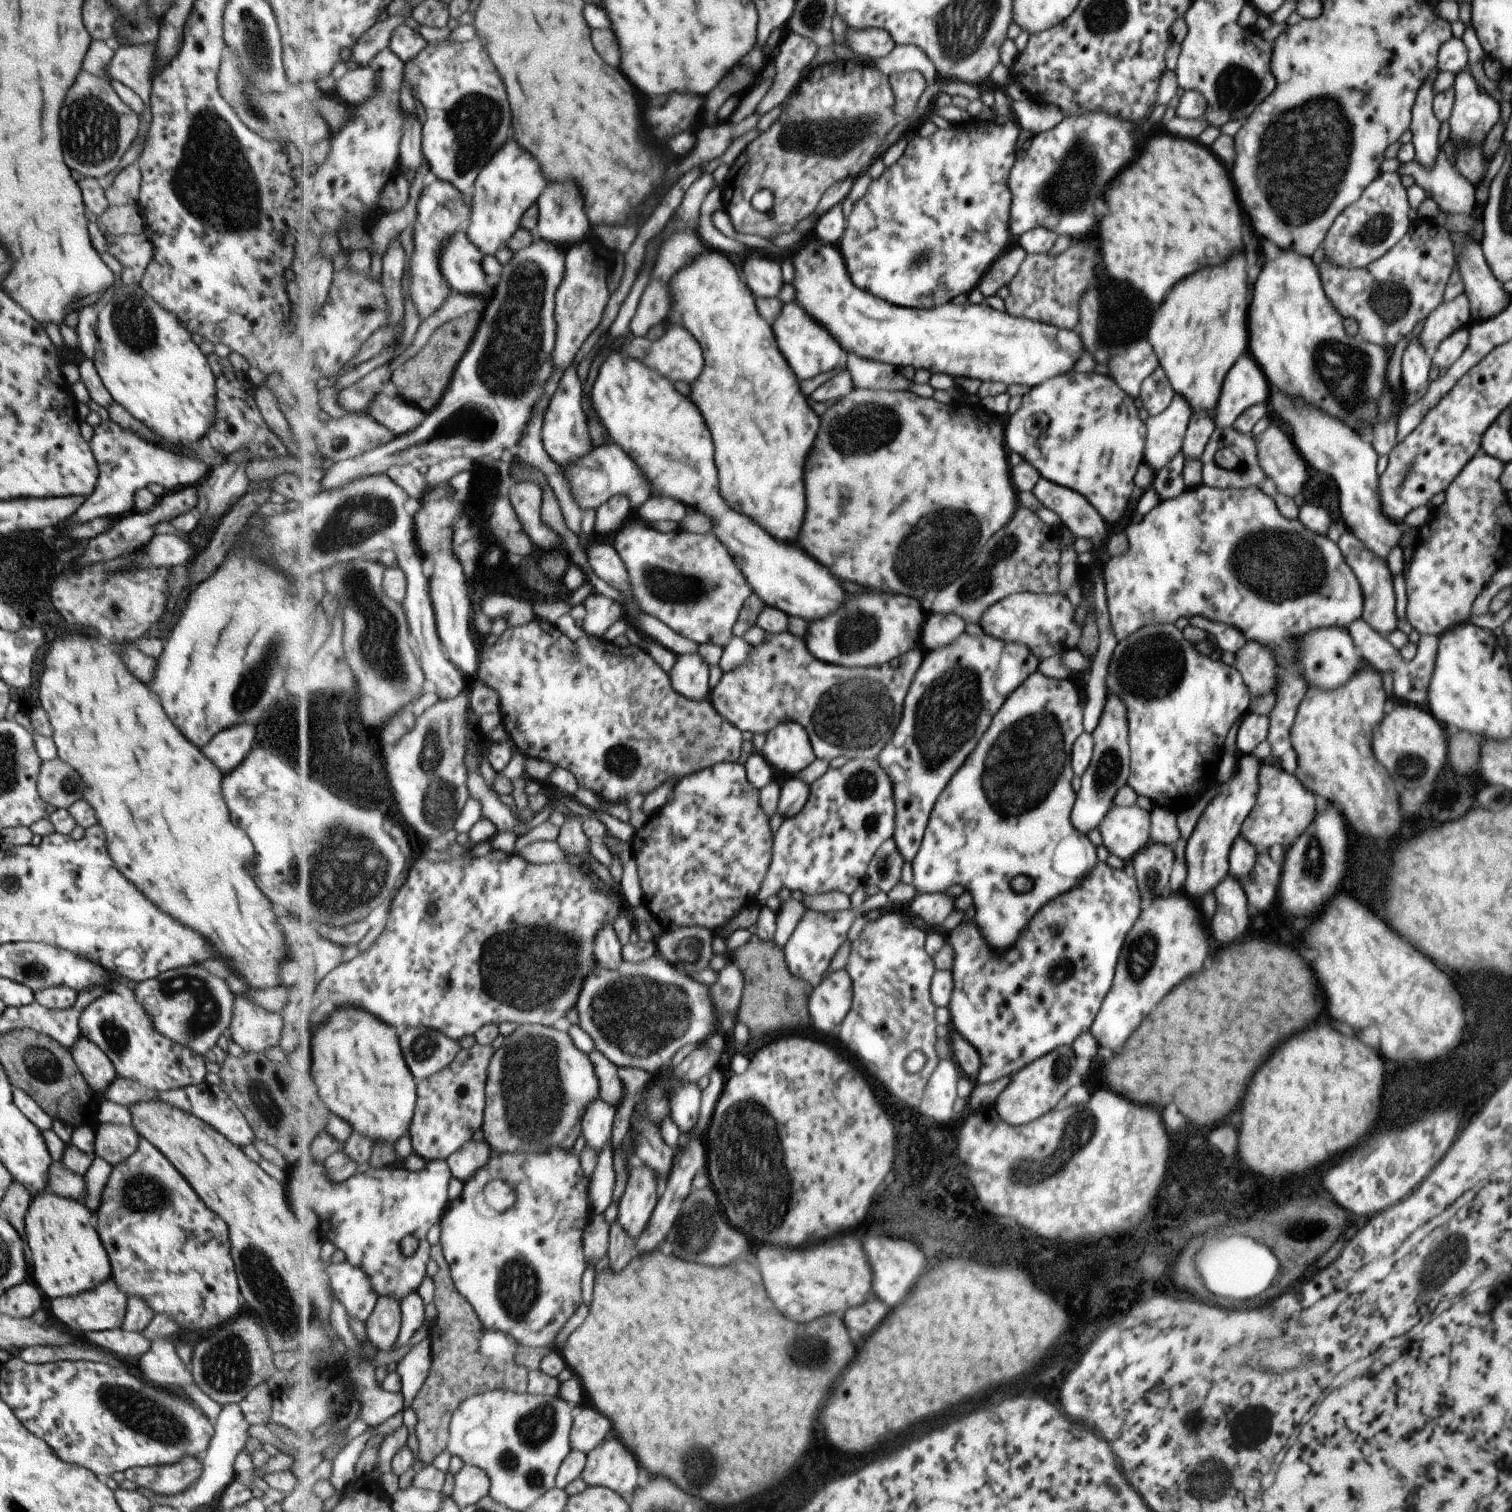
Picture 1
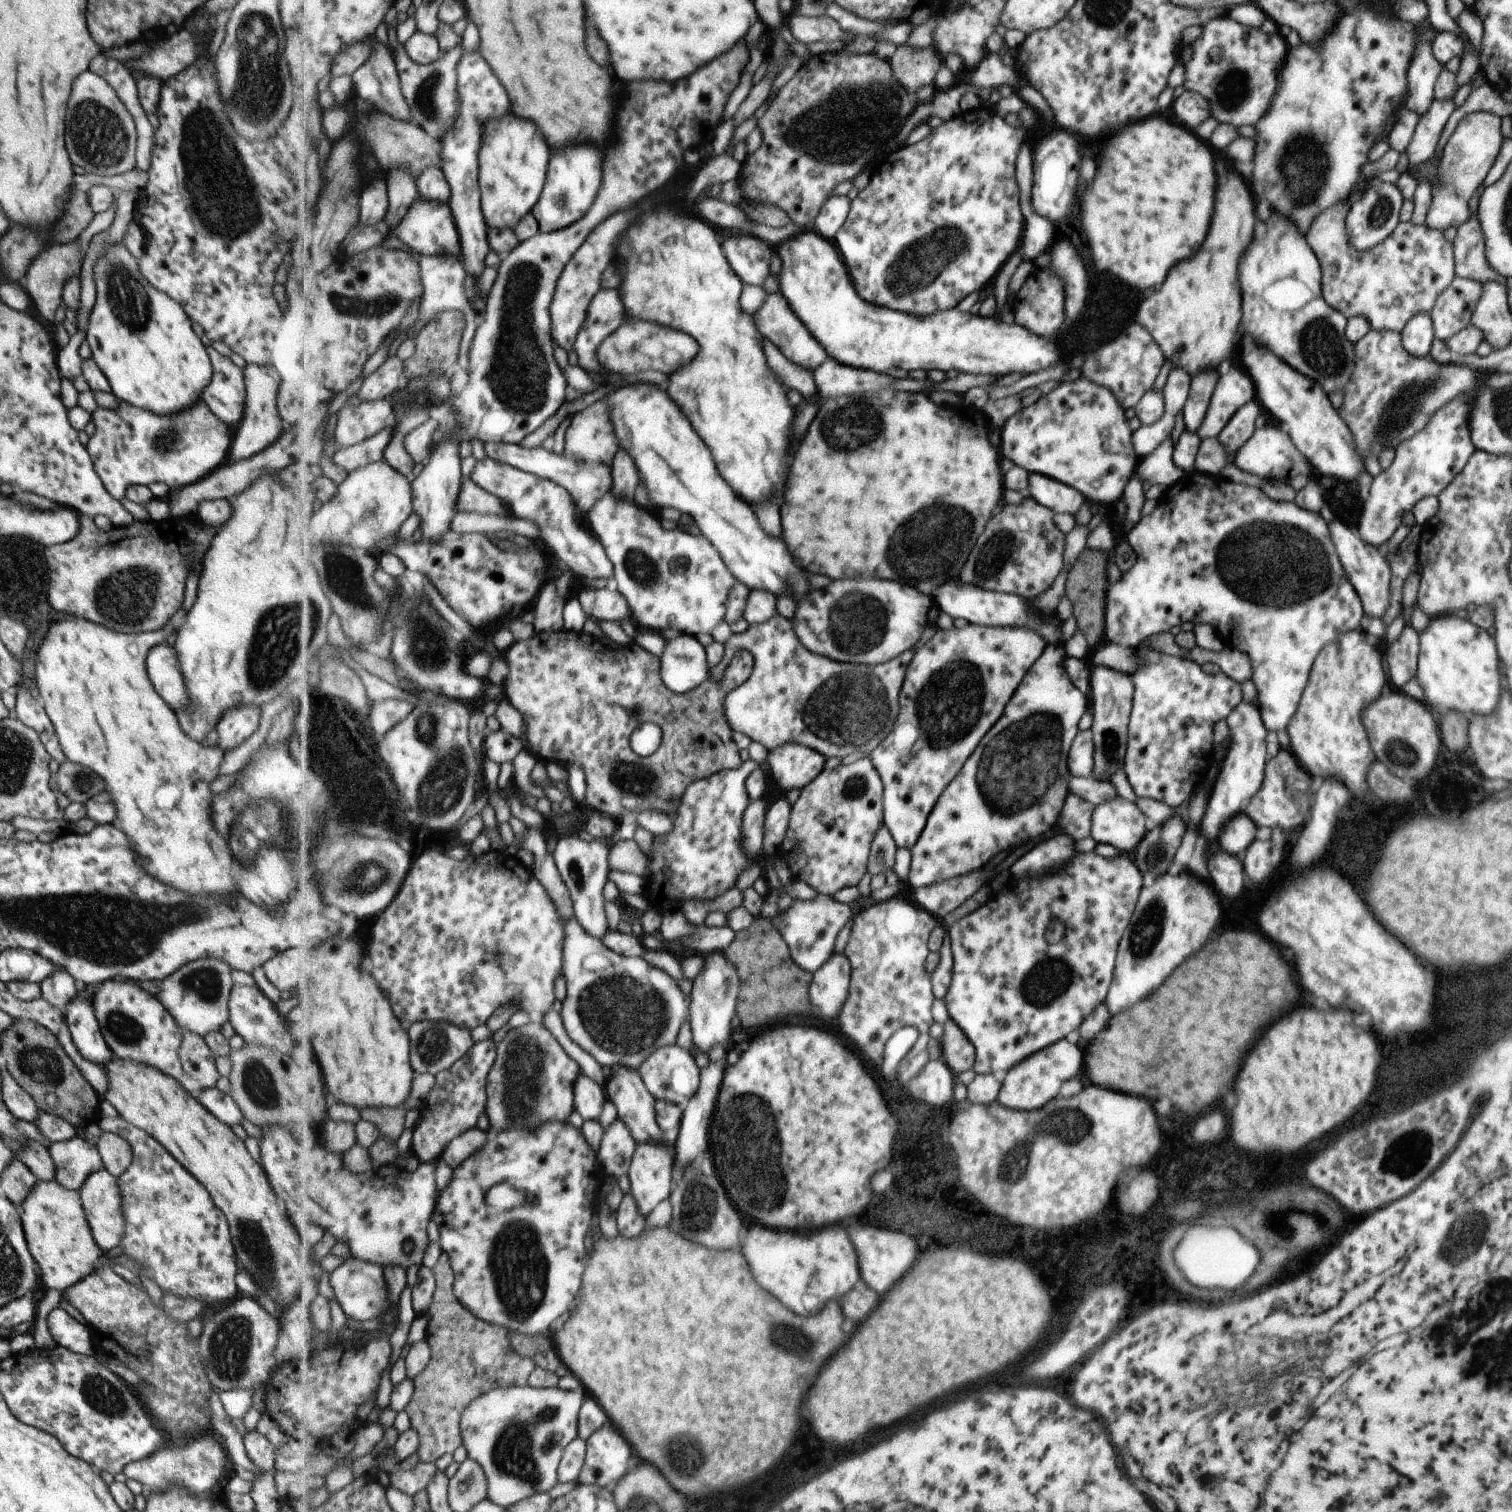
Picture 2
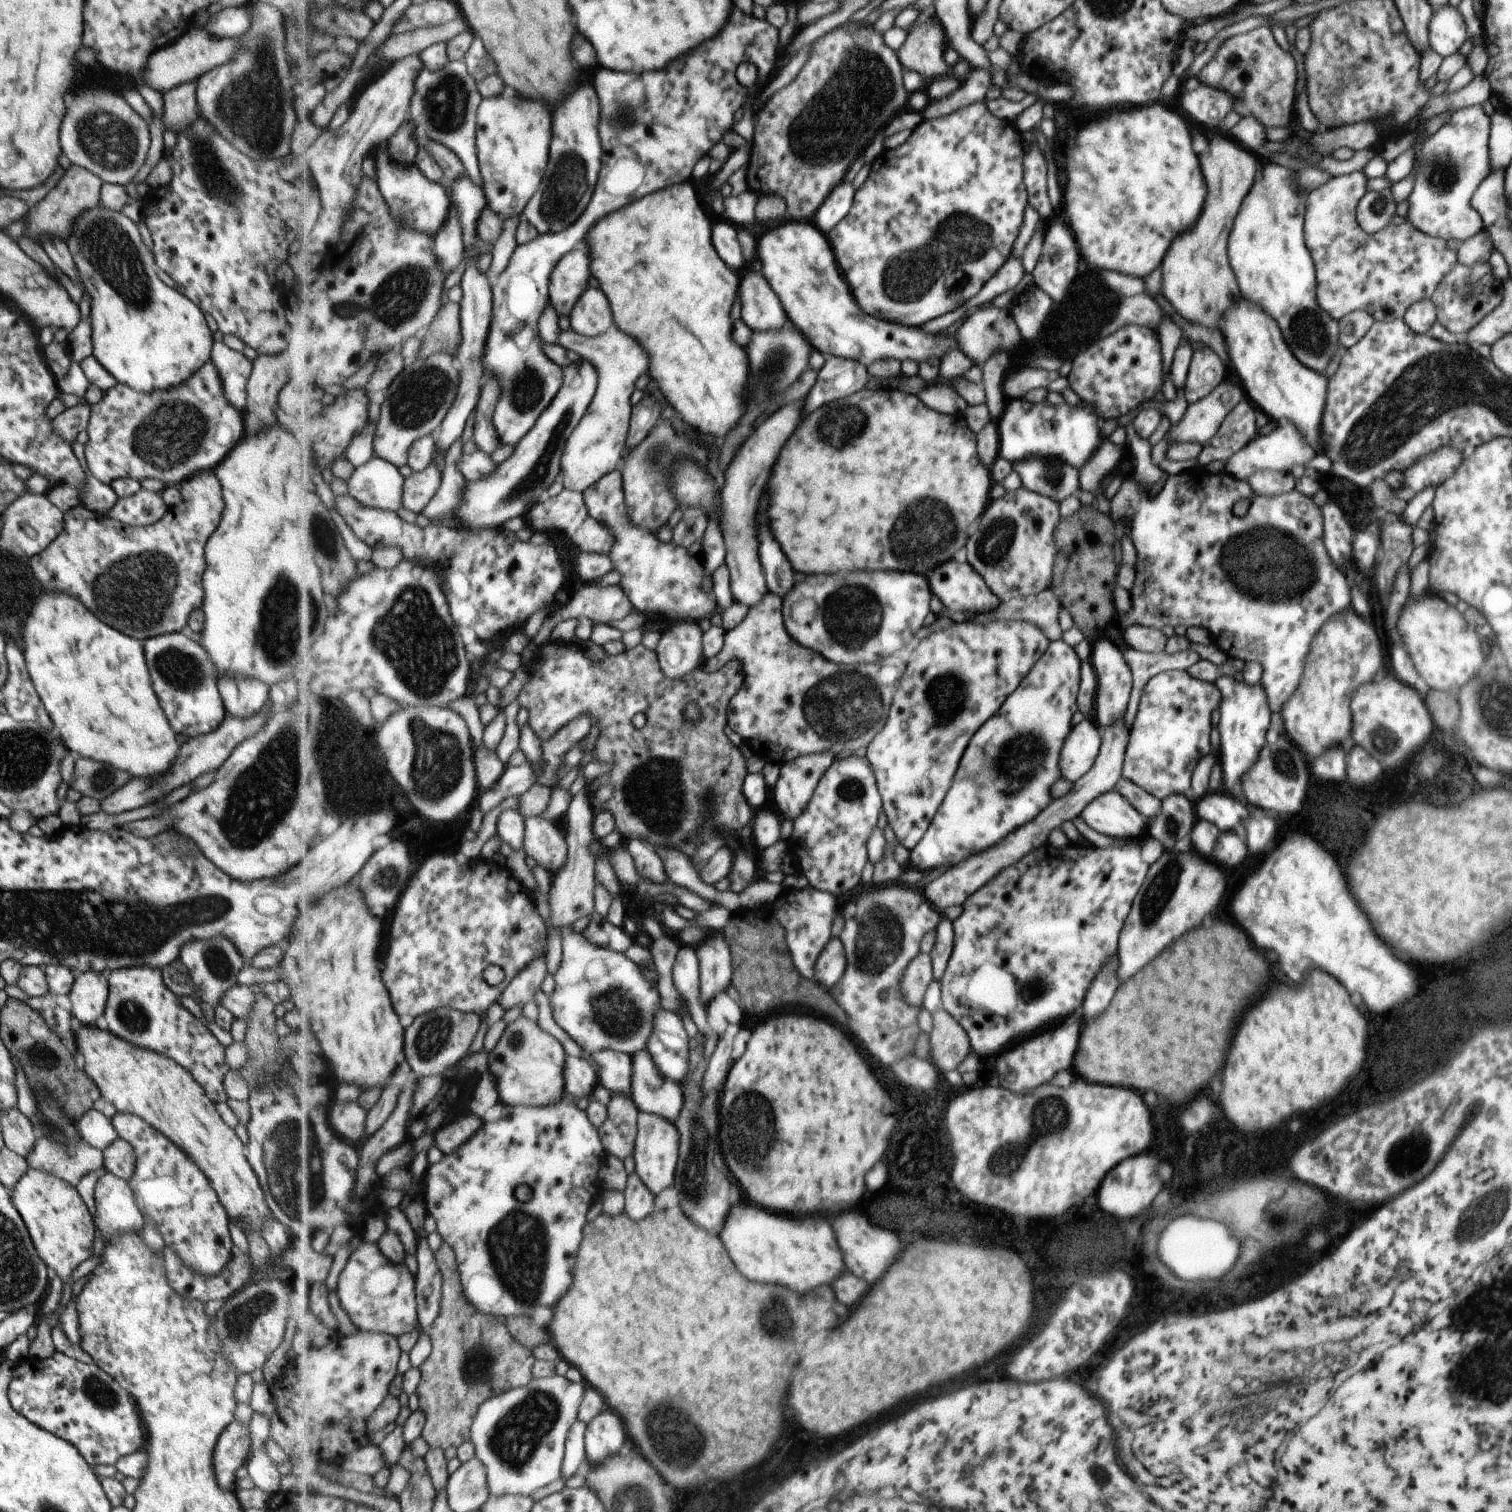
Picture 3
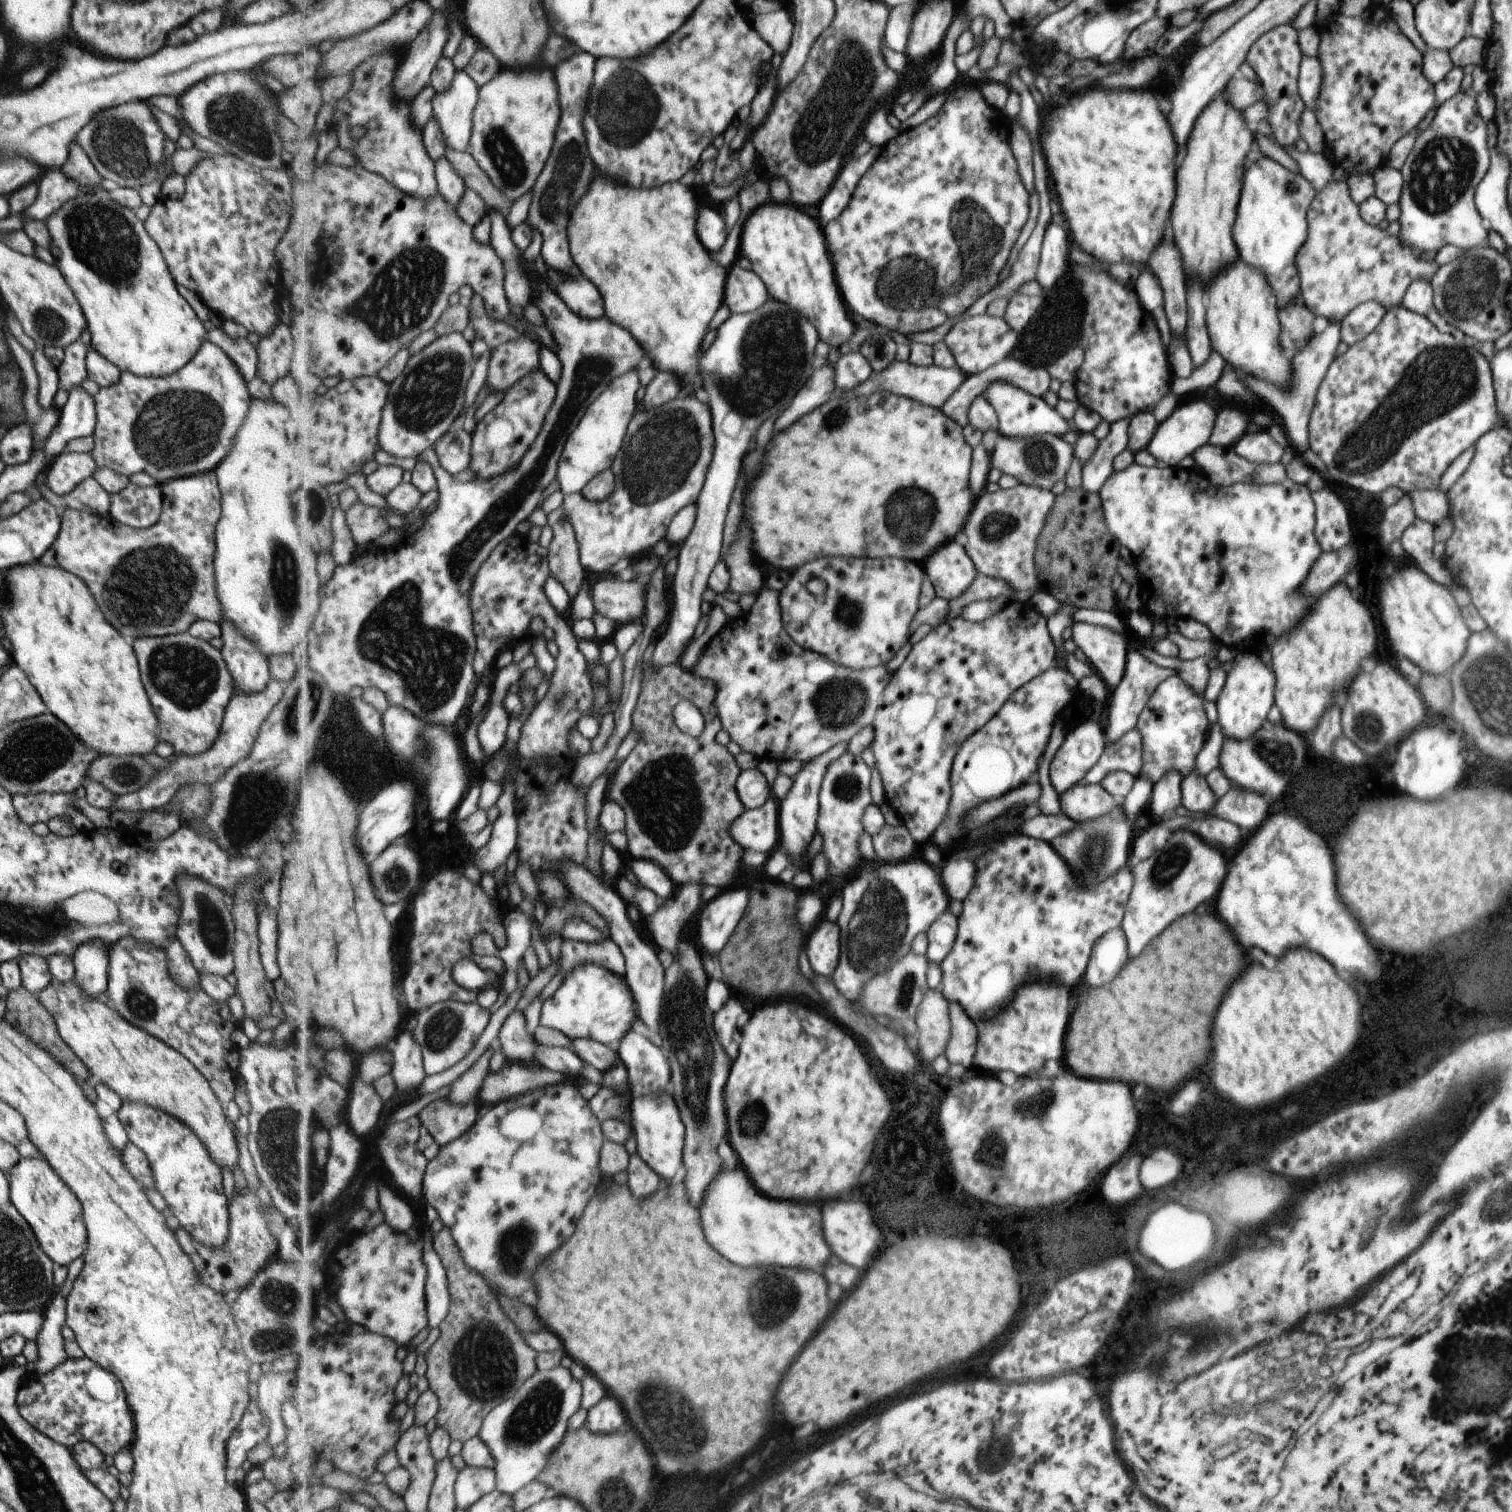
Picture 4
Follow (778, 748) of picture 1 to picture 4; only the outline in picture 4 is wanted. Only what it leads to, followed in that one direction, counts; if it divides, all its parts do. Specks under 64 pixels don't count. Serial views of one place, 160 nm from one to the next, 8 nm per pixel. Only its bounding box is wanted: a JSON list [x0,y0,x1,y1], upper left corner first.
[779,741,849,872]

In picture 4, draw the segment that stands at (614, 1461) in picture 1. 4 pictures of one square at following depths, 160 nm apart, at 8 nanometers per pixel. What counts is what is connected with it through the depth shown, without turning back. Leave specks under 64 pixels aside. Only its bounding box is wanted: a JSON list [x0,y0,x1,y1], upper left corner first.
[586,1396,627,1433]

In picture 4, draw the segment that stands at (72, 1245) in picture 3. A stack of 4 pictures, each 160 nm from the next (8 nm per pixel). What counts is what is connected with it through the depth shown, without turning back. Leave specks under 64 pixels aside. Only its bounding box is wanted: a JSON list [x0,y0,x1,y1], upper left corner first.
[7,1157,86,1267]

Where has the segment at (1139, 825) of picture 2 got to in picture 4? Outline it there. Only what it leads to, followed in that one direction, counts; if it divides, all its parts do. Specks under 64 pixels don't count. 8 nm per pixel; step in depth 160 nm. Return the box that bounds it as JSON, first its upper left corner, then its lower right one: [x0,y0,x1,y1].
[1059,784,1119,823]

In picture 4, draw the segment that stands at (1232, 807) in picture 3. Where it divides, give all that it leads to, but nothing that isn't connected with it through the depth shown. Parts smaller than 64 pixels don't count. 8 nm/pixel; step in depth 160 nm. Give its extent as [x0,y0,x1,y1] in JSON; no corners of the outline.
[1180,769,1216,812]

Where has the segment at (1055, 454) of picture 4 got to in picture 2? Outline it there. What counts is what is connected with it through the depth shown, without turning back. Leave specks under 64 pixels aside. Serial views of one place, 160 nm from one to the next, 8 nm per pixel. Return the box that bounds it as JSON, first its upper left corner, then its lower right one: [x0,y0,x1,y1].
[1027,473,1084,516]

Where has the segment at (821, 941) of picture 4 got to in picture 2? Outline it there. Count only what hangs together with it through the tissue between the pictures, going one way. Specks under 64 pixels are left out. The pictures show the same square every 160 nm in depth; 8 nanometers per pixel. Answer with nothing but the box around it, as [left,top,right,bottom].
[811,953,852,1018]

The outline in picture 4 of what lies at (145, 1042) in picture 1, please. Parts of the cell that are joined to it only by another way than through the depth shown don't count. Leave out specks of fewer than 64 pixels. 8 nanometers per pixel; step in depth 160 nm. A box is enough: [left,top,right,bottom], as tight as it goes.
[104,935,260,1106]

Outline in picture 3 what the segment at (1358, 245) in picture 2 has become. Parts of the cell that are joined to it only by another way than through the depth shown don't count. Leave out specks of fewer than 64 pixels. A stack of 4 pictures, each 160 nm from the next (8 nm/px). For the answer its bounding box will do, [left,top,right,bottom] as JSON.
[1356,188,1395,233]

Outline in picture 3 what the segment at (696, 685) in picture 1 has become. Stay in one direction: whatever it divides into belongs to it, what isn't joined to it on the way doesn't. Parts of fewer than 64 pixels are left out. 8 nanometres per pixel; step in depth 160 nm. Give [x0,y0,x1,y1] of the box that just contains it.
[655,619,704,677]

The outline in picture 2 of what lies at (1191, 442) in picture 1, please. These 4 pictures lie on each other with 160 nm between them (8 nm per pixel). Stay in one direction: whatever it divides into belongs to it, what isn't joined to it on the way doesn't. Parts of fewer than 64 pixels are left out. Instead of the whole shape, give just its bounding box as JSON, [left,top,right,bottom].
[1181,370,1217,434]

